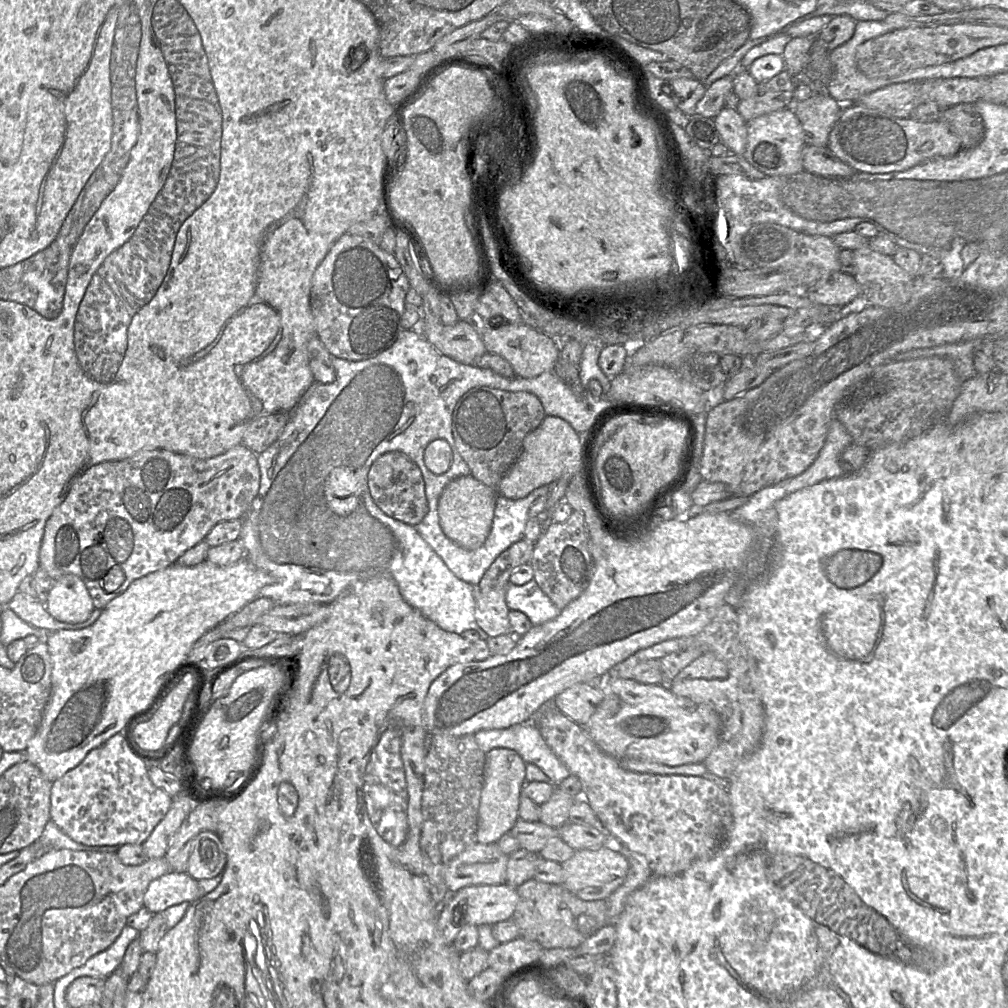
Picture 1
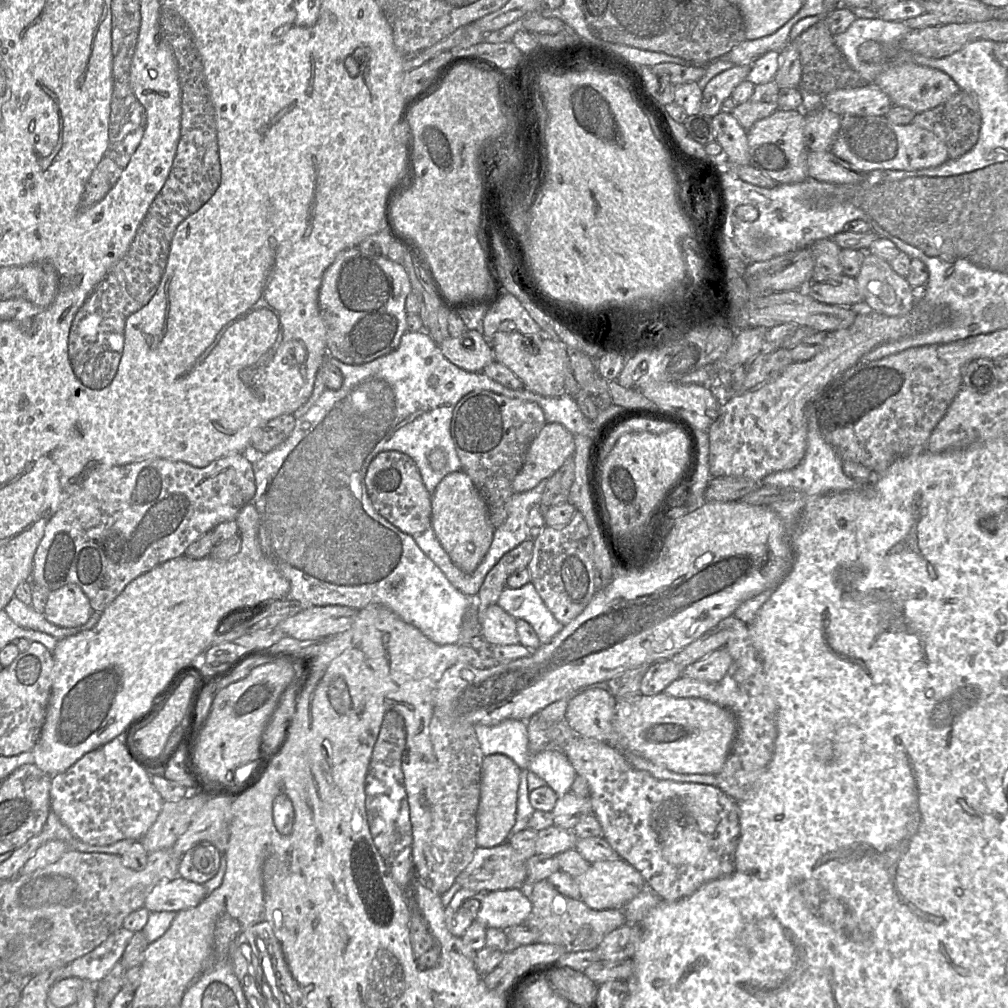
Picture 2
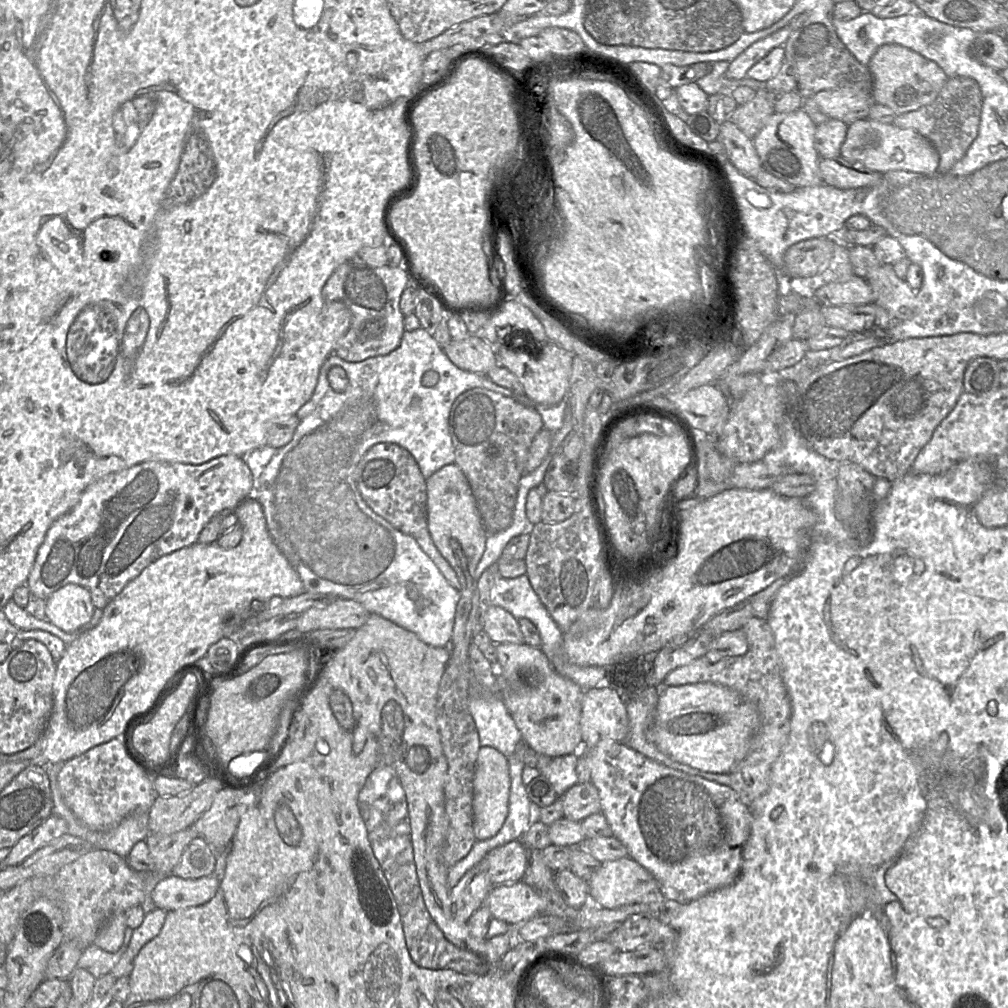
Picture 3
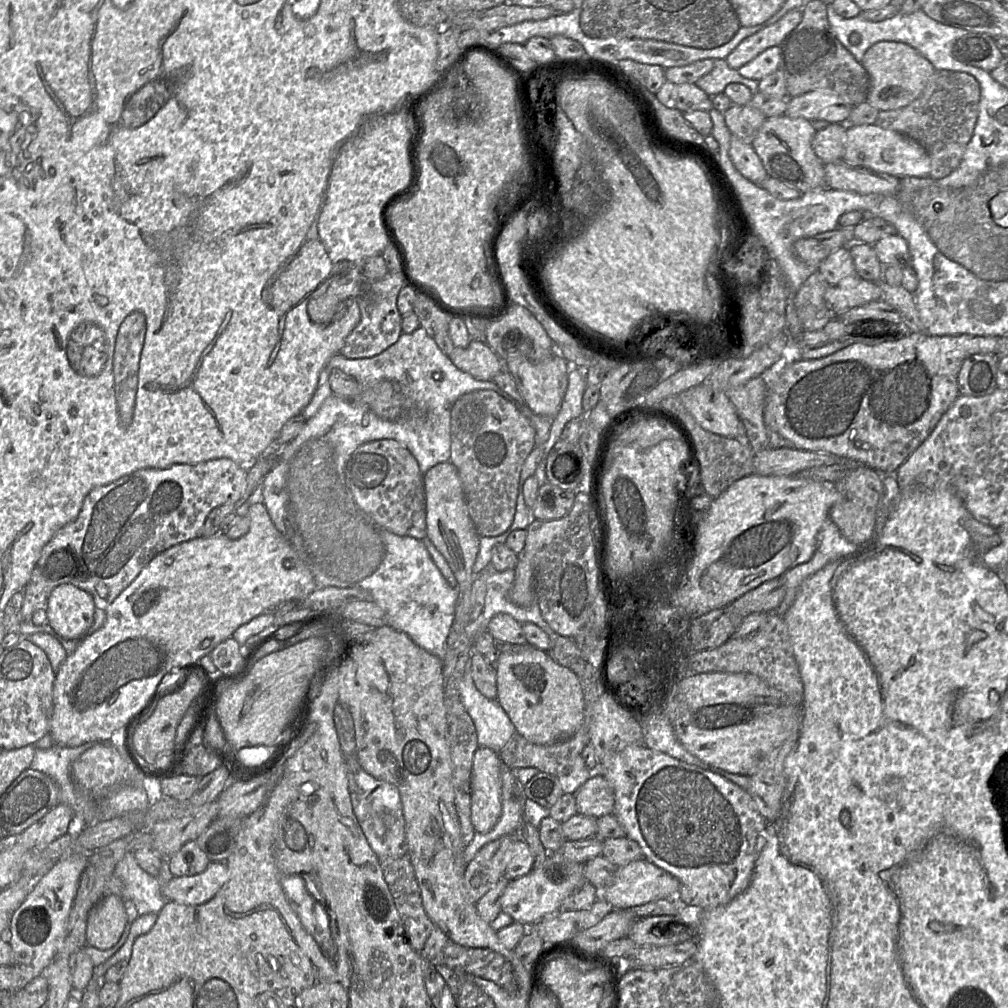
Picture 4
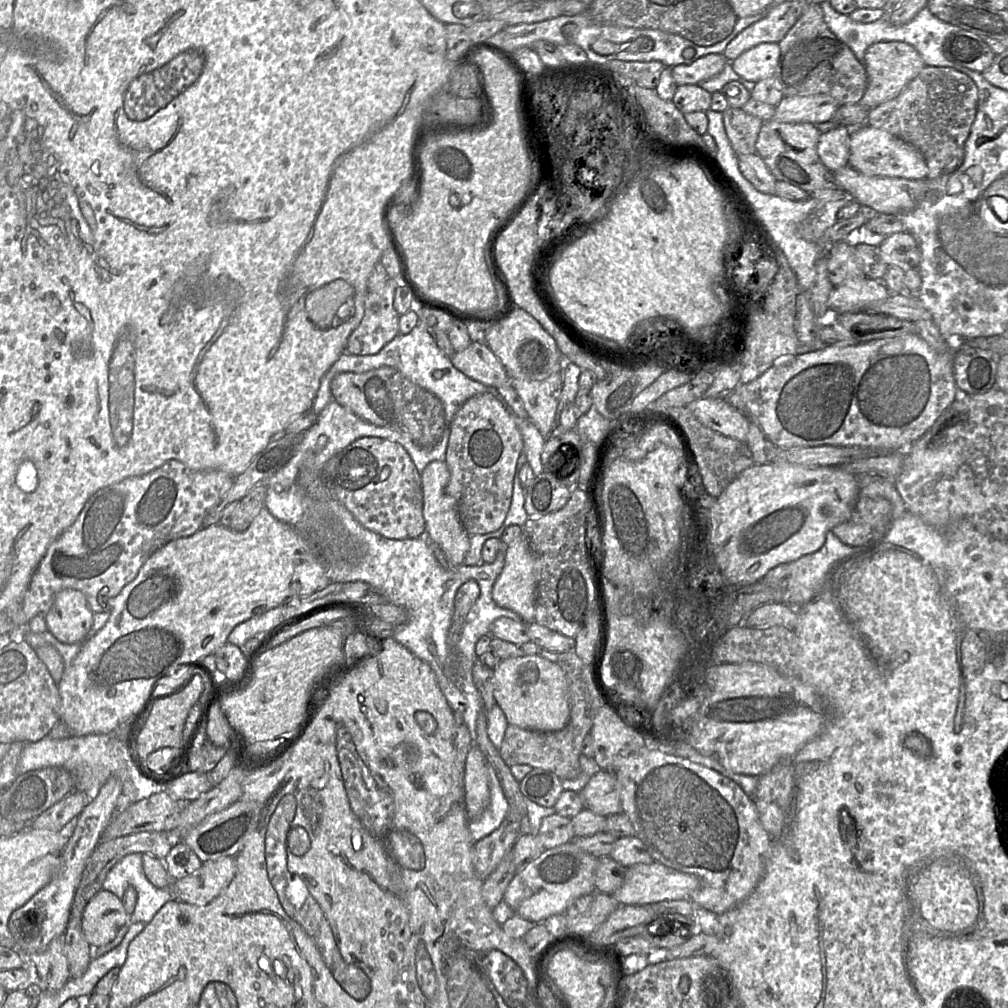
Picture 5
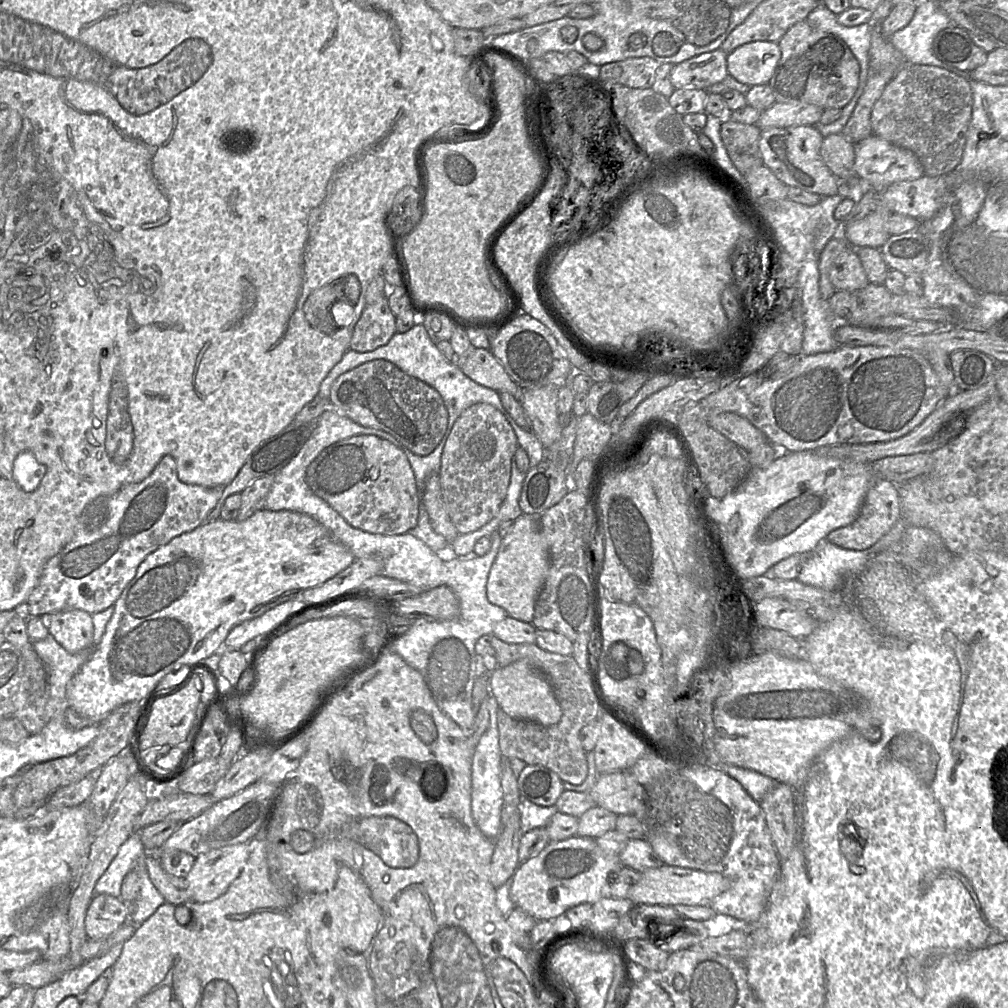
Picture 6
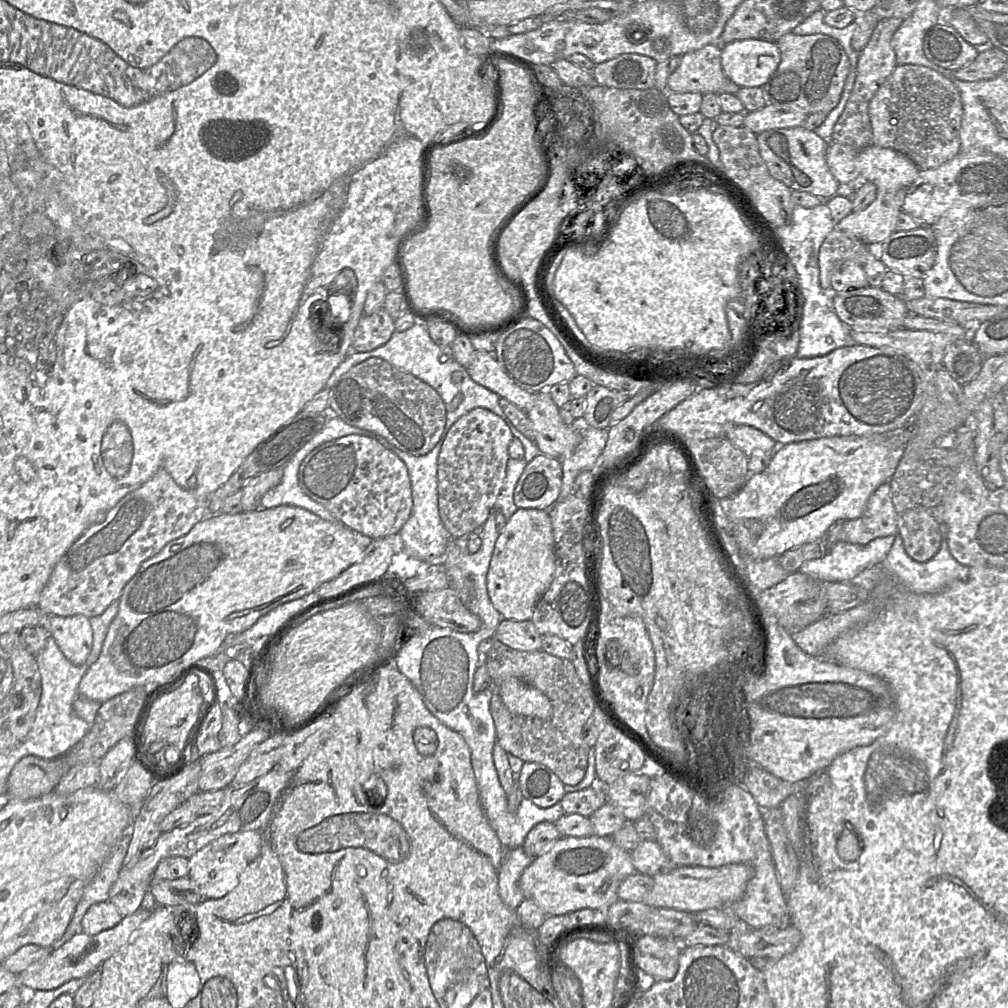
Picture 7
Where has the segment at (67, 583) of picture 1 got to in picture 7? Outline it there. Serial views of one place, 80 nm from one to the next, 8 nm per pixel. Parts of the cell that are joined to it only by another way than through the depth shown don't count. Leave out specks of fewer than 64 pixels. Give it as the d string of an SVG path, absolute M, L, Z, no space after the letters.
M84 615L47 616L46 627L64 656L76 666L82 665L93 646L93 630Z

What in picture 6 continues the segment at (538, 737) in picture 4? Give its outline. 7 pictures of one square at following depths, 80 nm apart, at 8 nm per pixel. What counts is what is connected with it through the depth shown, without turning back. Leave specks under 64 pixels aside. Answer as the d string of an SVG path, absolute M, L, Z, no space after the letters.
M518 660L505 667L497 667L489 674L489 693L492 693L500 707L514 719L533 721L544 726L556 725L562 717L562 710L546 677L528 660Z

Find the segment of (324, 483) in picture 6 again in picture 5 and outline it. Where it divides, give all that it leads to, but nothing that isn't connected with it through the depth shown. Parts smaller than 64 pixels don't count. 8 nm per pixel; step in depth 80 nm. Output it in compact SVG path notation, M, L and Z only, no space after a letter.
M379 437L357 439L326 463L323 480L333 497L375 533L389 539L411 539L425 531L421 473L400 444Z

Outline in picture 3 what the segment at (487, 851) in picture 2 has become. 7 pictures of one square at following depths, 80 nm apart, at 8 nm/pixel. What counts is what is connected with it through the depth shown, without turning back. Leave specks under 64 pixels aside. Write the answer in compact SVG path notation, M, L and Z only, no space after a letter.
M514 840L493 848L484 858L488 862L488 874L494 886L513 884L524 877L529 850L521 840Z

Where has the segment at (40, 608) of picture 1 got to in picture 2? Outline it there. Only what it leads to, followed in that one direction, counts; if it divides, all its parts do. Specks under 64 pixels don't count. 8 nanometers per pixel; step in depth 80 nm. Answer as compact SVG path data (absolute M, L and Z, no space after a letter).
M15 596L4 608L8 616L20 627L44 632L57 640L76 635L77 630L56 626L46 620L43 613L36 612L31 605L26 605Z

